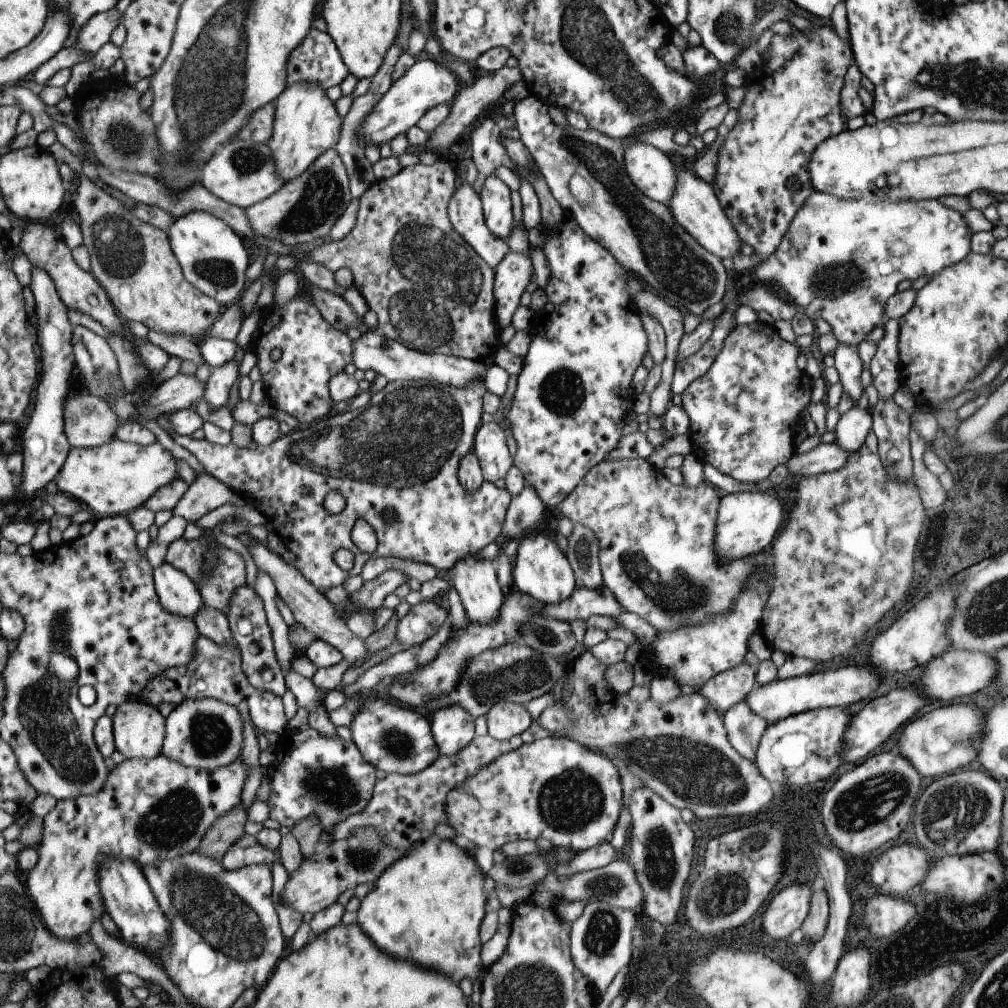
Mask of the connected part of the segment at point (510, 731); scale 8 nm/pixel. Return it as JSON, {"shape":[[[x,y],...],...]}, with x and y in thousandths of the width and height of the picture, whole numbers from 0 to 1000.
{"shape":[[[505,695],[492,696],[482,706],[483,729],[494,735],[515,729],[525,722],[527,715],[525,709],[518,698]]]}

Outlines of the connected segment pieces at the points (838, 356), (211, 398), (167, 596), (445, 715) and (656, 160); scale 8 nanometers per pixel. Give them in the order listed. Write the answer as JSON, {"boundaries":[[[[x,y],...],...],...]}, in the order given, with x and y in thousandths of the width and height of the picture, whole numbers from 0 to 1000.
{"boundaries":[[[[830,341],[826,347],[826,363],[832,372],[832,381],[836,385],[835,391],[842,393],[844,399],[850,400],[857,385],[854,384],[852,373],[855,368],[855,359],[852,356],[850,345],[840,341]]],[[[229,356],[219,361],[219,363],[209,365],[209,371],[205,378],[202,379],[201,390],[208,407],[224,403],[227,385],[237,373],[235,370],[236,363],[236,360]]],[[[164,557],[151,565],[151,576],[158,599],[166,607],[190,615],[201,601],[194,579]]],[[[453,696],[435,702],[430,706],[427,723],[436,749],[451,748],[471,730],[470,712]]],[[[628,142],[619,147],[617,160],[626,183],[634,190],[650,200],[663,201],[671,173],[661,152],[642,142]]]]}

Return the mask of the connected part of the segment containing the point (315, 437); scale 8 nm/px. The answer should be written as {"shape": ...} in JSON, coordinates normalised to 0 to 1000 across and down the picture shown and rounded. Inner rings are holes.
{"shape":[[[475,374],[458,384],[450,384],[440,381],[428,381],[423,377],[409,377],[409,378],[388,378],[384,379],[376,388],[370,389],[367,393],[366,401],[356,407],[339,407],[333,412],[330,411],[324,417],[316,416],[313,421],[307,421],[305,425],[296,427],[293,425],[282,433],[277,433],[266,441],[256,441],[247,438],[247,440],[242,443],[233,442],[231,439],[223,442],[212,441],[205,438],[203,436],[191,437],[186,432],[176,432],[169,426],[169,419],[167,414],[170,410],[157,411],[153,417],[154,419],[180,443],[186,445],[188,450],[190,450],[200,462],[200,466],[204,470],[208,470],[222,482],[228,484],[232,489],[237,490],[243,499],[250,499],[250,501],[264,514],[270,528],[272,528],[281,538],[286,551],[286,556],[290,558],[291,562],[296,565],[296,568],[304,573],[311,582],[313,582],[318,589],[326,582],[333,582],[338,580],[340,575],[345,571],[350,571],[358,567],[358,563],[366,554],[390,552],[390,554],[398,554],[398,556],[410,557],[413,559],[424,559],[431,562],[434,565],[445,565],[450,562],[451,558],[458,555],[461,551],[474,549],[483,540],[489,537],[494,537],[496,534],[496,524],[500,517],[500,510],[502,509],[506,490],[503,485],[493,485],[488,478],[479,476],[473,485],[460,485],[453,476],[452,468],[457,454],[463,450],[469,440],[470,431],[473,424],[476,422],[477,413],[477,393],[482,388],[480,384],[479,374]],[[301,486],[305,488],[305,492],[301,492]],[[327,486],[336,488],[342,495],[341,503],[334,511],[325,509],[320,503],[320,494]],[[359,514],[368,522],[373,530],[373,543],[368,550],[356,548],[353,542],[348,538],[347,528],[352,516]],[[336,544],[346,546],[351,552],[349,563],[341,566],[330,557],[330,549]]]}

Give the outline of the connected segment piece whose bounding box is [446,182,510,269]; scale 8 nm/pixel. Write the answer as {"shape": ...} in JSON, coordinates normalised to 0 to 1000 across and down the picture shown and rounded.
{"shape":[[[462,181],[454,182],[444,198],[442,211],[451,230],[488,267],[506,249],[502,238],[484,229],[475,193]]]}

